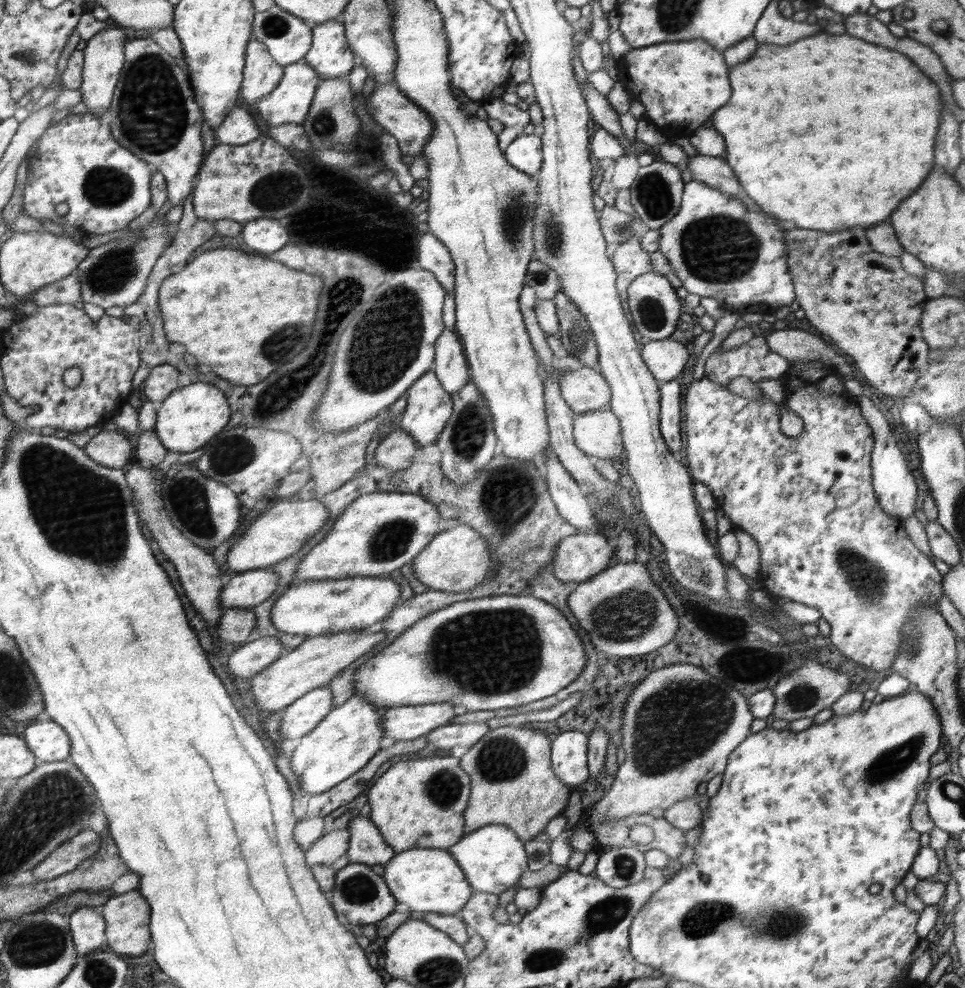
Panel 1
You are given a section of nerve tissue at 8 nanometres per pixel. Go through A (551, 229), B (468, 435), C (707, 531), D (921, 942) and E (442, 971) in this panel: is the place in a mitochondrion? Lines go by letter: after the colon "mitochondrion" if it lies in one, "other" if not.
A: mitochondrion
B: mitochondrion
C: other
D: other
E: mitochondrion

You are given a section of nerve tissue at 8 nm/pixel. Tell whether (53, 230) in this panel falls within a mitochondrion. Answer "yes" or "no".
no

